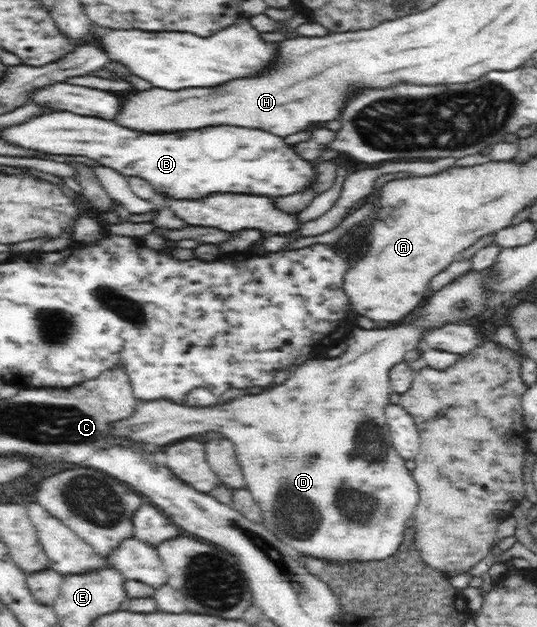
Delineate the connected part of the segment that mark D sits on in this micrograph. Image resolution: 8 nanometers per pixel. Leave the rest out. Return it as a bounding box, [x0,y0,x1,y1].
[107,268,492,563]

